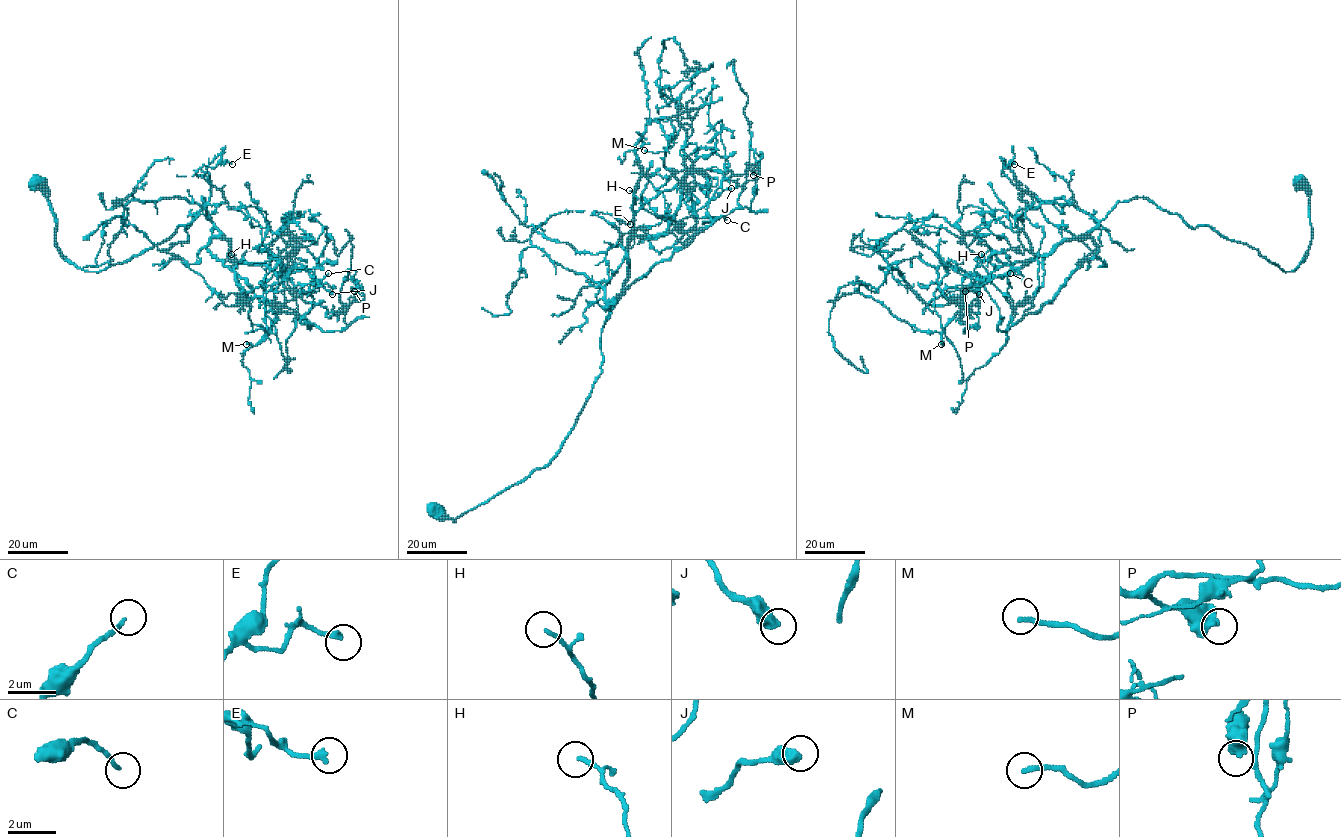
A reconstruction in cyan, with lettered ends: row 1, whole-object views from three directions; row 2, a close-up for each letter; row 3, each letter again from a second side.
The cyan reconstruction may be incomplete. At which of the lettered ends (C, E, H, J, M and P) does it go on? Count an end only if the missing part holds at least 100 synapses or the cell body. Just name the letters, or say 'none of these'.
none of these

